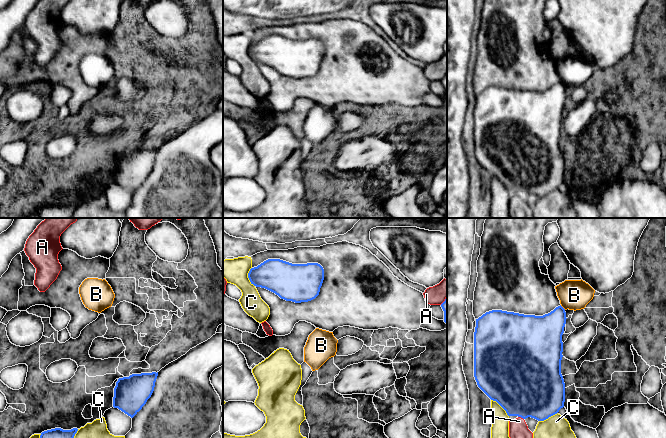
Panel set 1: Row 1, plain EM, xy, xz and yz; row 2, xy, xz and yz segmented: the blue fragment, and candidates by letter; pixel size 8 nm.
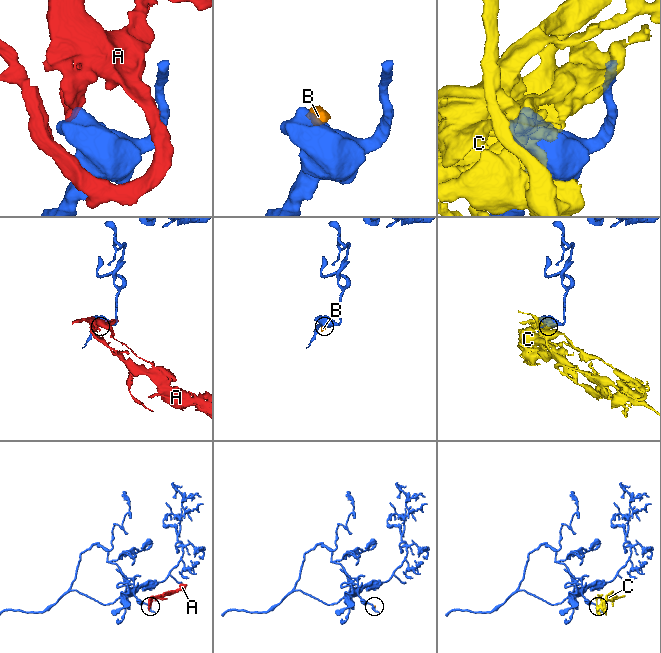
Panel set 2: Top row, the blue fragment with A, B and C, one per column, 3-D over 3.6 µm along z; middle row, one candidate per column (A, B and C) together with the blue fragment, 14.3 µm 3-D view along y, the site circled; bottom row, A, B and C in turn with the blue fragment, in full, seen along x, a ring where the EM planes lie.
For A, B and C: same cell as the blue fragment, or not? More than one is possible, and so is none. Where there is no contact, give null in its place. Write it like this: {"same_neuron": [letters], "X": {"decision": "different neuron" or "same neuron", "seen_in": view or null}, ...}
{"same_neuron": [], "A": {"decision": "different neuron", "seen_in": "yz"}, "B": {"decision": "different neuron", "seen_in": "yz"}, "C": {"decision": "different neuron", "seen_in": "xz"}}

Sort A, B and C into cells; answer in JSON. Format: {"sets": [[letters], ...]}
{"sets": [["A", "C"], ["B"]]}

